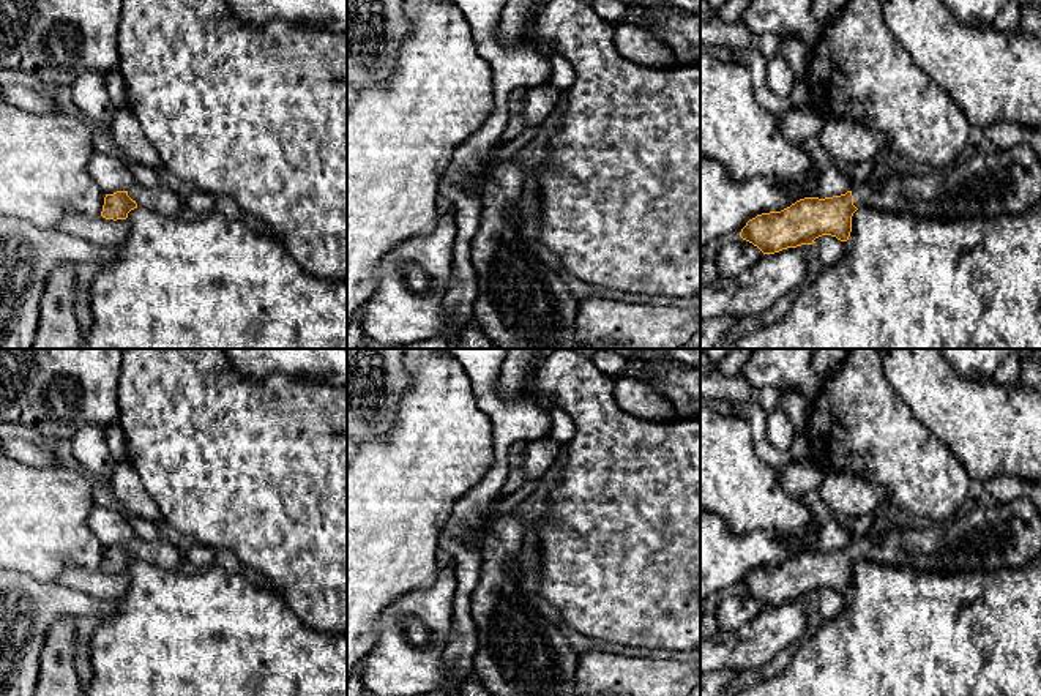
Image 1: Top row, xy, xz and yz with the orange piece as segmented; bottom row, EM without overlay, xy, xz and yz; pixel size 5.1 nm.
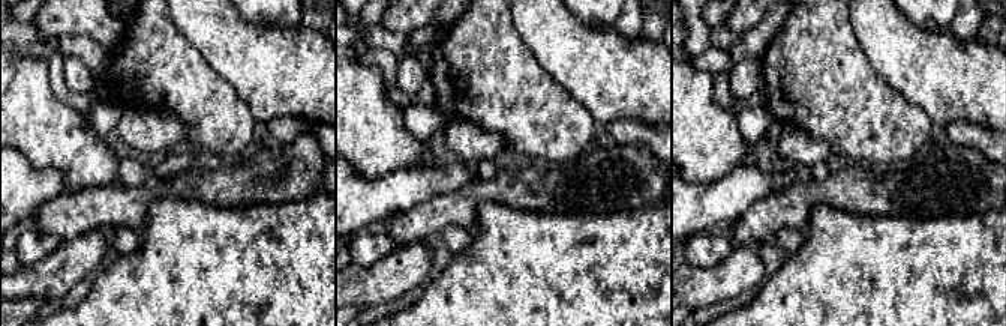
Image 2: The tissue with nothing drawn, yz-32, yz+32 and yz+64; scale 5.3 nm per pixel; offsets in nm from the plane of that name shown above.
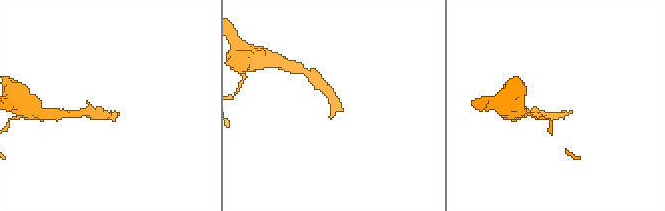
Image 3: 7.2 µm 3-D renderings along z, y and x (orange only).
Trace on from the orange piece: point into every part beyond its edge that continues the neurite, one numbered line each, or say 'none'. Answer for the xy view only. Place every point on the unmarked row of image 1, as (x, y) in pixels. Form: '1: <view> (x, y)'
1: xy (163, 554)

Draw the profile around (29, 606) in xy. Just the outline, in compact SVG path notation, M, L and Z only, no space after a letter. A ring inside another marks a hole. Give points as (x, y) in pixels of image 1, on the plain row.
M0 568L0 696L35 696L41 650L55 620L110 617L117 608L55 581Z

